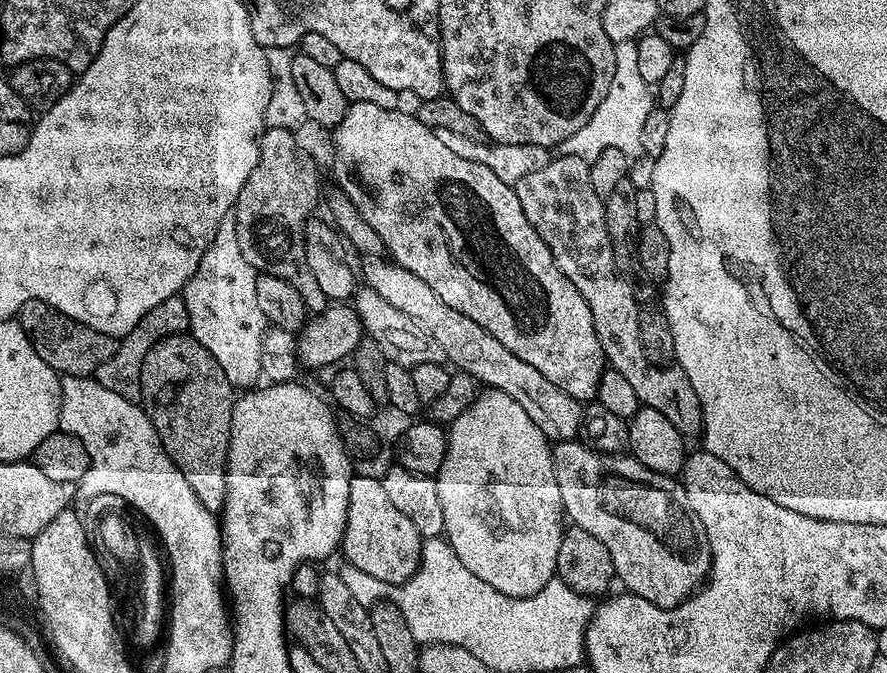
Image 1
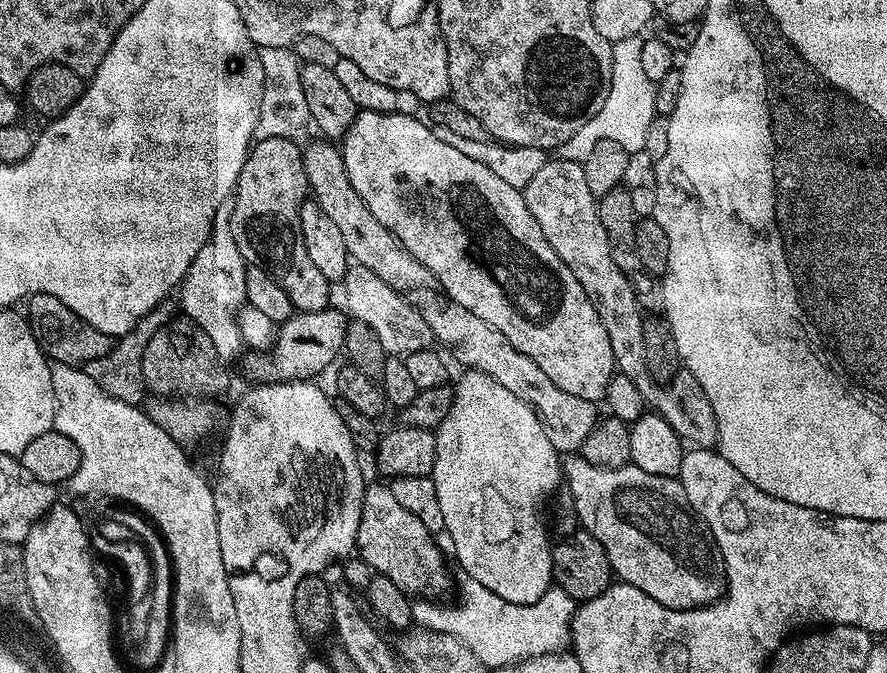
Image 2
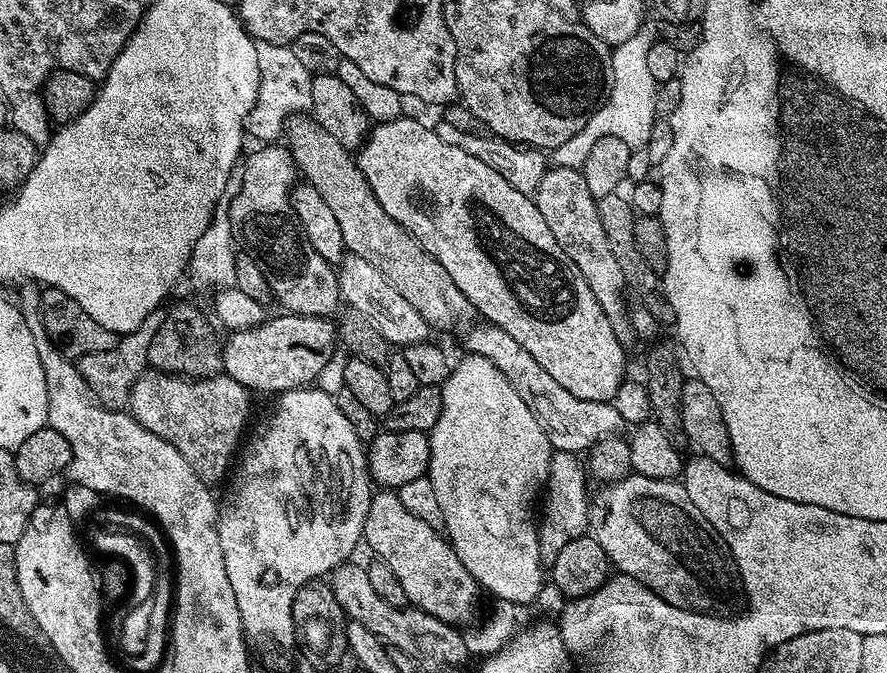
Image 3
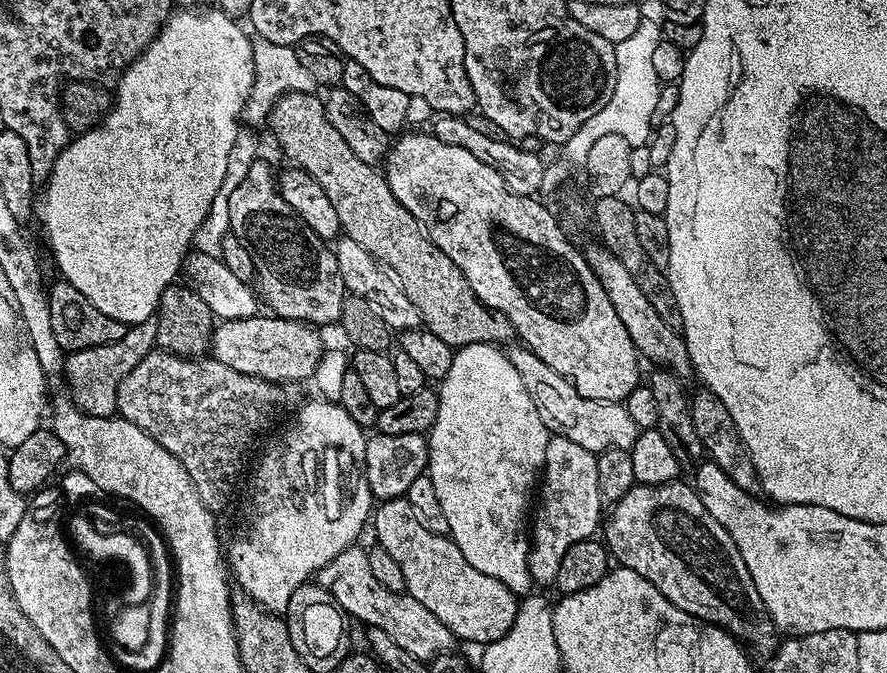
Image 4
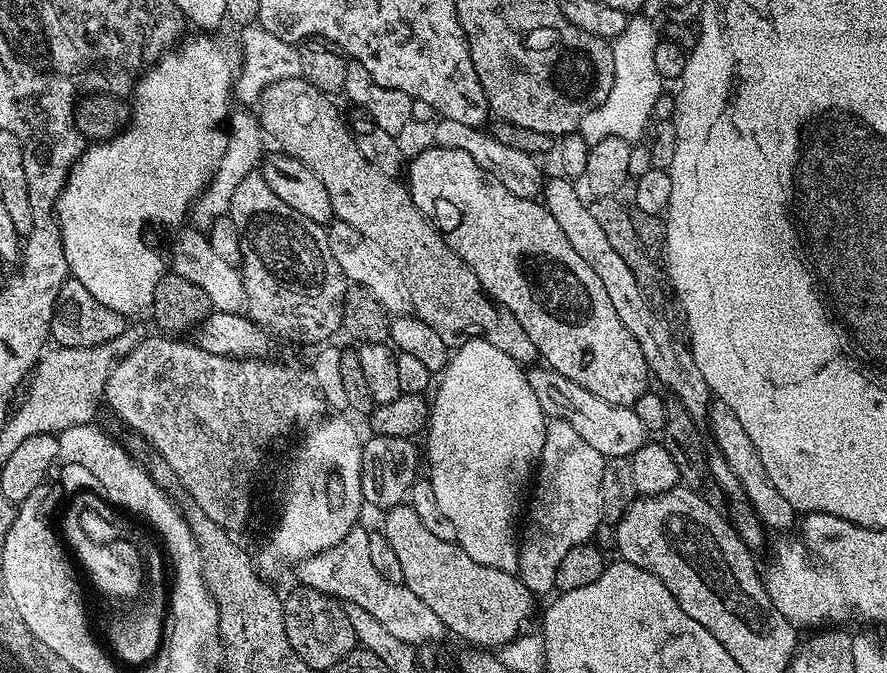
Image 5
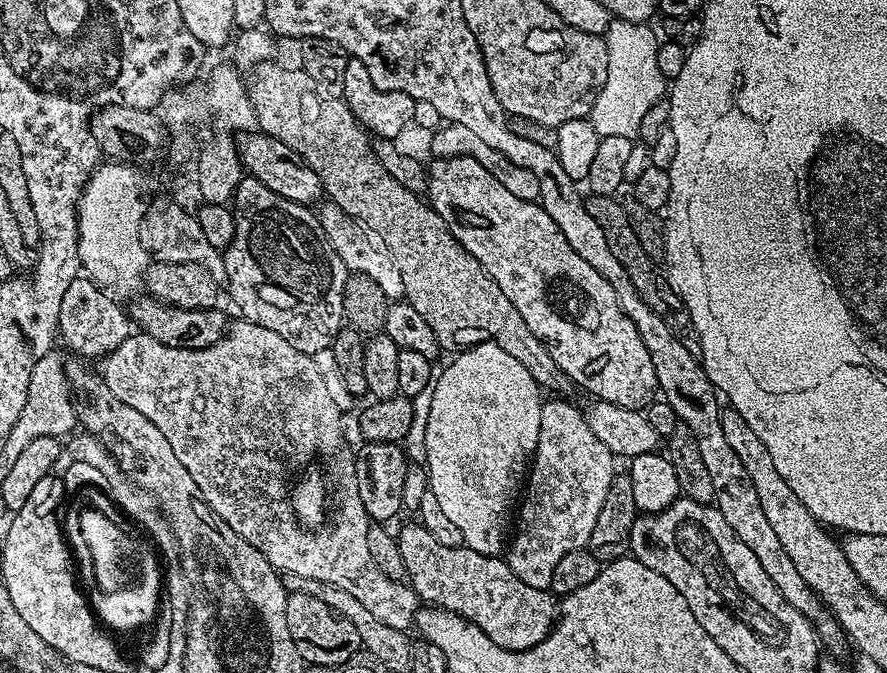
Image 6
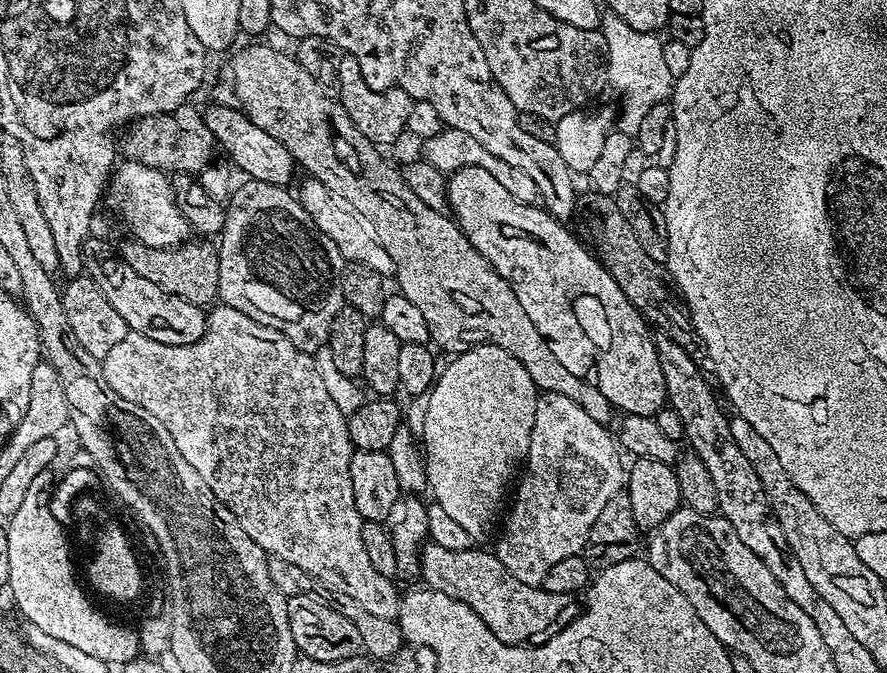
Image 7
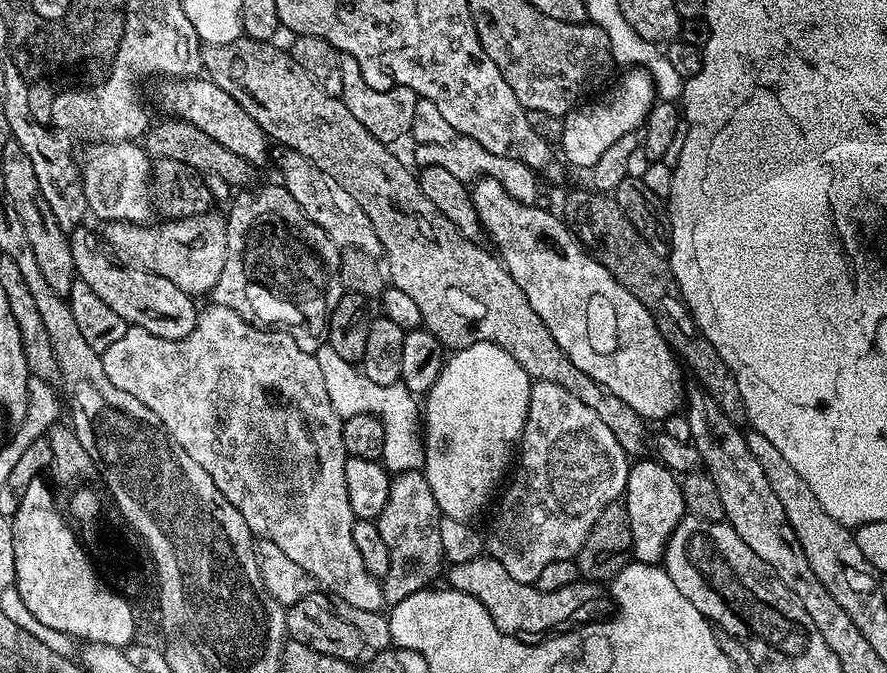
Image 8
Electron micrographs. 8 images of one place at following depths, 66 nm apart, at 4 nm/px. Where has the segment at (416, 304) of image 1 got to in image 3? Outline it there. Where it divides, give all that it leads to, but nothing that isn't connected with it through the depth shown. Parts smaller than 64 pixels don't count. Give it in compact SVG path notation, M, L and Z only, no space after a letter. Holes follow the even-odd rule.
M480 322L469 327L467 332L468 337L464 340L467 351L474 356L490 358L490 362L494 362L494 366L506 374L510 386L518 390L522 402L532 407L532 413L538 418L555 451L584 454L602 438L617 435L621 431L618 410L614 410L611 402L590 402L574 398L570 390L562 390L562 386L558 386L558 382L554 382L554 378L550 378L550 374L546 374L546 370L542 370L534 358L530 358L530 353L522 350L522 346L518 346L518 342L506 334L506 330L497 328L495 324Z

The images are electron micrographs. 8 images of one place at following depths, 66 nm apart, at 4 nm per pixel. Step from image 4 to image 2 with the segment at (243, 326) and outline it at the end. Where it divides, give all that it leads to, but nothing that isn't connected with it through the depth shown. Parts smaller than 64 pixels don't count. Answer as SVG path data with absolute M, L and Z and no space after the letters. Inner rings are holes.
M329 306L317 312L296 312L275 333L275 343L267 354L252 354L248 372L256 382L311 381L319 377L330 362L340 360L346 342L349 317L339 307Z

